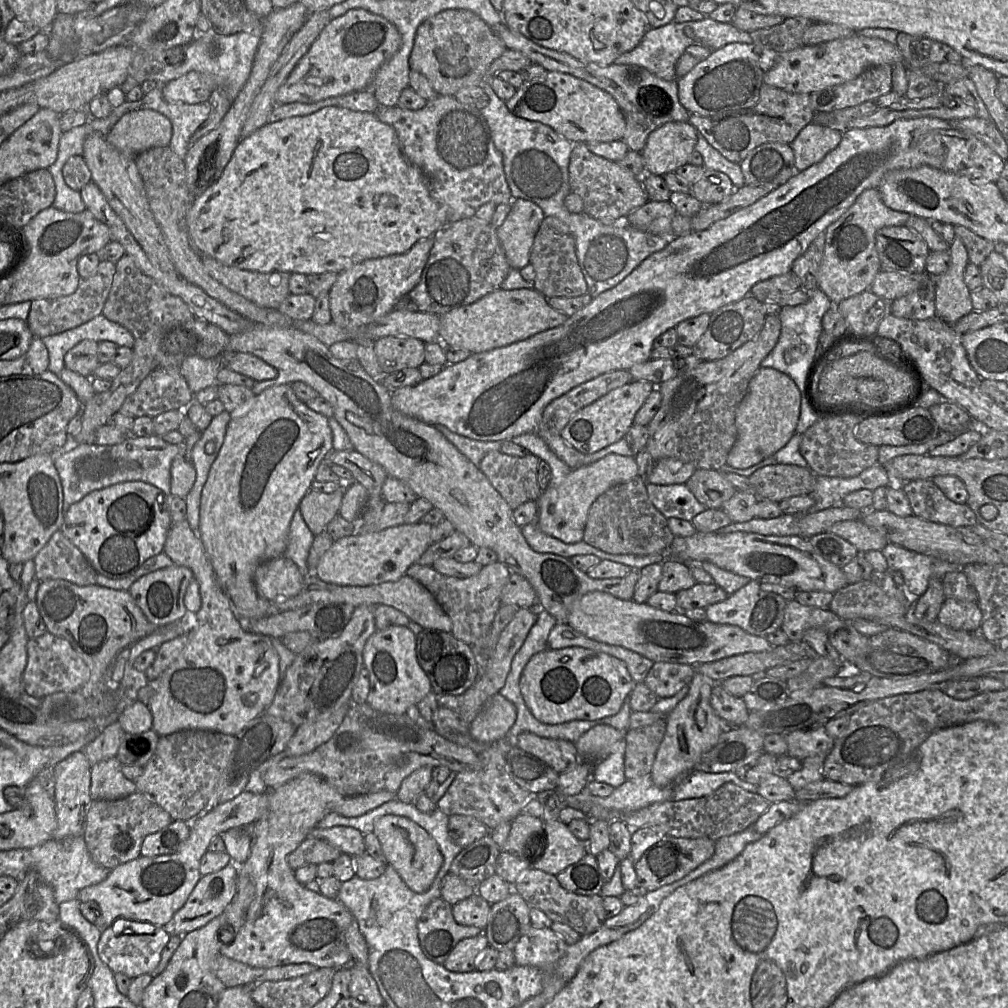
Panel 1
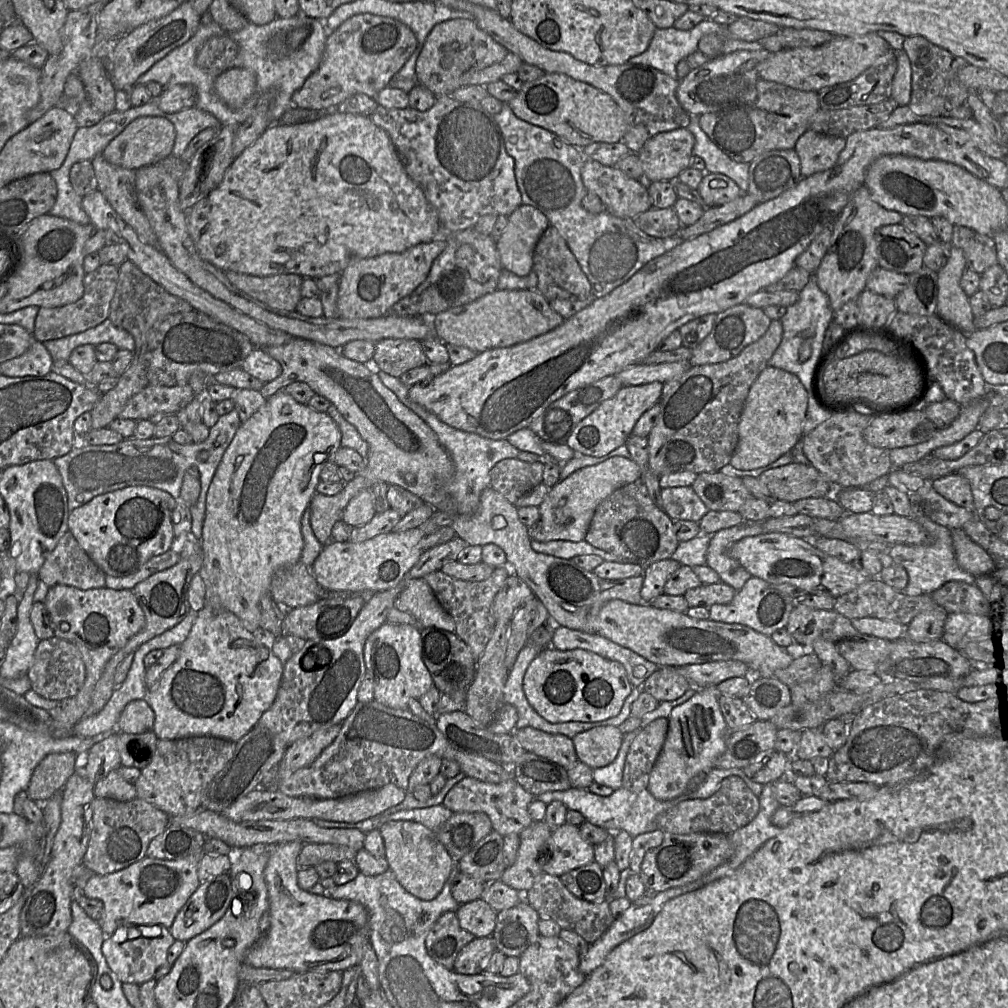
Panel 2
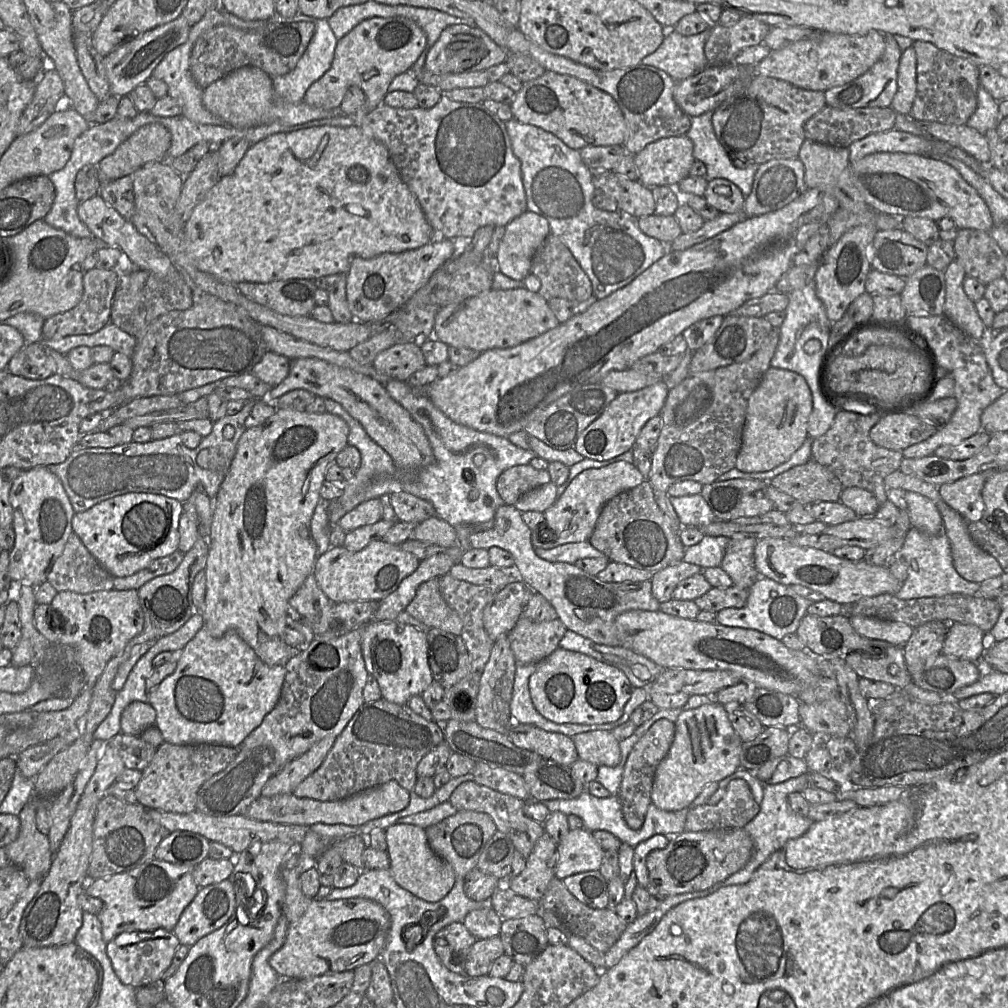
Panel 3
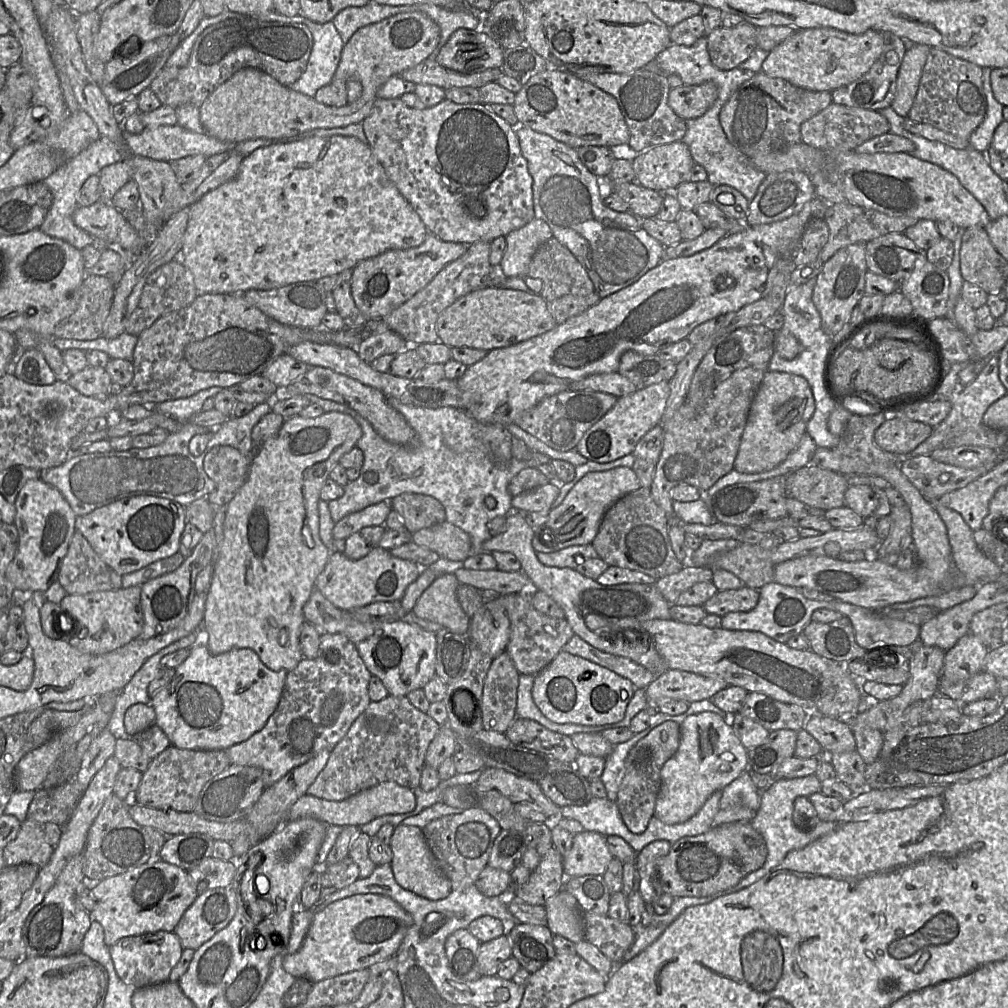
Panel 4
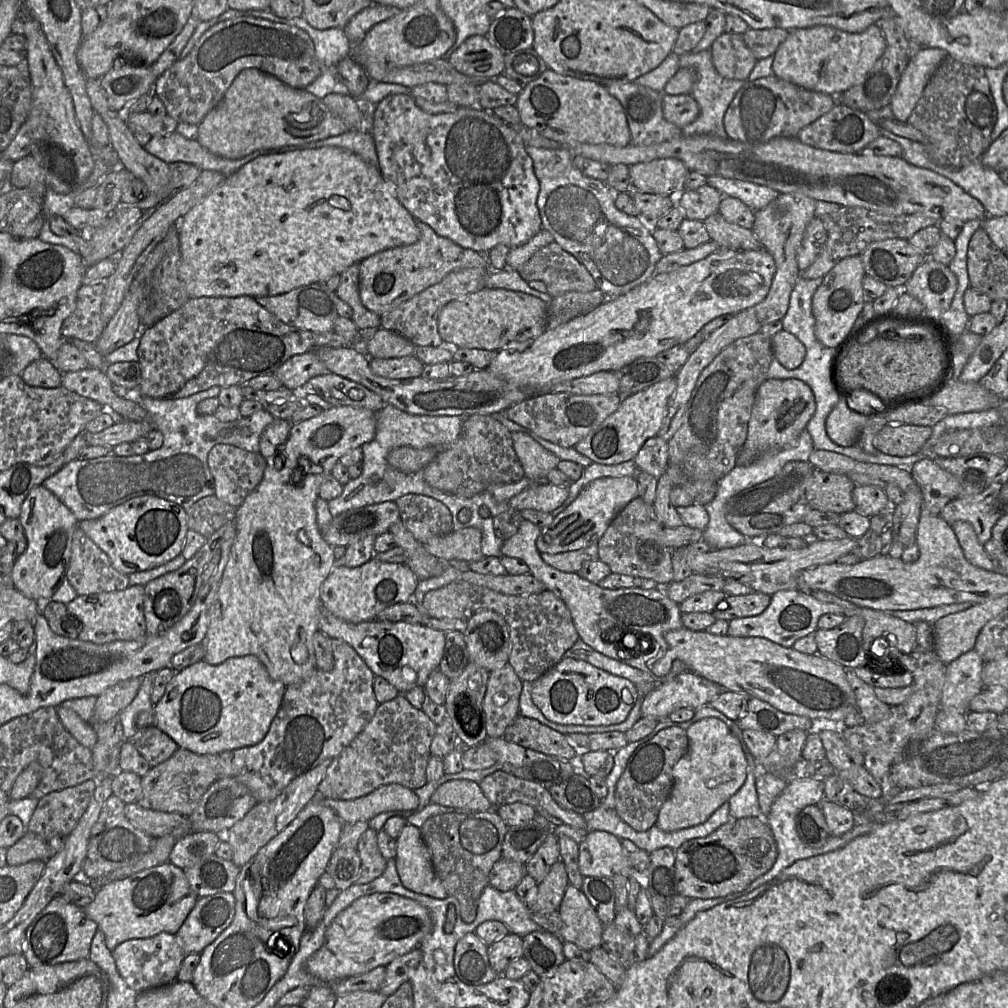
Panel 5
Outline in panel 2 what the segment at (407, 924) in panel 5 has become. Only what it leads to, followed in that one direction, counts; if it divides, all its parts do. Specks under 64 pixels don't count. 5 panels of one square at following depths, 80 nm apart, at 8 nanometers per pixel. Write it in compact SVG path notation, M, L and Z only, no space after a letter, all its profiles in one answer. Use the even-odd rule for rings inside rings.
M298 841L269 845L269 859L264 870L268 890L269 927L261 939L247 952L244 964L255 968L289 969L296 973L308 971L345 971L359 965L365 943L369 941L368 911L358 902L316 895L298 885L300 869L297 858L303 843Z

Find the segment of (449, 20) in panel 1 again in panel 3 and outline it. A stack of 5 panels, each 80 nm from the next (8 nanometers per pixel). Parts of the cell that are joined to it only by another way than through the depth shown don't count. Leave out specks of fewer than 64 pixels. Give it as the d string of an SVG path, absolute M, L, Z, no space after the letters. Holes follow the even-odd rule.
M466 24L451 25L441 32L427 53L424 69L437 75L476 72L505 62L507 54L481 29Z

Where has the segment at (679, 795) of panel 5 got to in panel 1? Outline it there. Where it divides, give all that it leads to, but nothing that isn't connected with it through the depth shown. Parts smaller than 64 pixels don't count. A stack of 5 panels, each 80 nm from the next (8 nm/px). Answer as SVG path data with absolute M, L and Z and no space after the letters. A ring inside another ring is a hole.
M695 672L688 685L687 695L666 716L666 730L650 772L653 783L660 788L673 786L689 772L702 755L712 749L725 731L725 722L713 710L710 697L713 681Z

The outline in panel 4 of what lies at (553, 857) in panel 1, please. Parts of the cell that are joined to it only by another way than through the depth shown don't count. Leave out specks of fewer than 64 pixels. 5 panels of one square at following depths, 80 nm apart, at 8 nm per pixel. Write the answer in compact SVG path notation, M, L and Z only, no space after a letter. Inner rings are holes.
M583 830L573 836L570 851L562 856L563 872L567 878L588 874L603 875L613 857L606 836Z

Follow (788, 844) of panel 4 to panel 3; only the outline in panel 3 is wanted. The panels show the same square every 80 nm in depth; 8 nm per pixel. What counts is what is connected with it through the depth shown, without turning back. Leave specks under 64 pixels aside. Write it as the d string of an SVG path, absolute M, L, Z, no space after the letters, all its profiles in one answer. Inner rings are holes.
M807 773L781 783L764 785L763 799L760 803L758 814L742 827L753 840L754 849L752 856L741 870L720 882L720 887L747 883L758 867L764 863L772 853L783 847L788 840L798 838L810 829L815 822L795 814L788 803L789 794L802 792L809 785L811 785L811 782Z

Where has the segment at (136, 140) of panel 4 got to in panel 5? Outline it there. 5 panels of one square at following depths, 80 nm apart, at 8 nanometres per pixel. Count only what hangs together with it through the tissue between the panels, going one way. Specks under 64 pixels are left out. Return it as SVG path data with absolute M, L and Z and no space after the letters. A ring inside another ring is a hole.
M177 131L168 136L152 136L143 147L151 155L167 164L186 162L199 167L201 170L213 170L230 176L246 163L265 153L276 151L255 151L241 161L227 159L212 154L203 148L196 139L188 139Z

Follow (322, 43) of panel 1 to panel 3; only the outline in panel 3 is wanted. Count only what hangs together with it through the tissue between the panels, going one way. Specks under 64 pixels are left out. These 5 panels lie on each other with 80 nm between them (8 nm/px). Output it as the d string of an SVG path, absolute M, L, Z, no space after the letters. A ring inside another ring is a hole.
M375 17L362 21L338 40L329 70L307 89L303 102L324 110L339 110L349 87L358 86L373 111L383 102L392 80L409 71L426 46L423 30L405 17Z

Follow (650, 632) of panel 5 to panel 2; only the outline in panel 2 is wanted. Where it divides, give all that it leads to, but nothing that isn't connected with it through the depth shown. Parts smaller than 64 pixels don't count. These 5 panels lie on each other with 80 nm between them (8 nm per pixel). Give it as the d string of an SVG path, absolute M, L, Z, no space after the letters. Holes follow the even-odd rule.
M488 487L482 491L479 508L474 514L452 515L451 527L454 529L456 536L463 539L468 545L483 546L486 544L495 544L503 549L507 558L507 563L504 566L508 567L509 575L516 574L531 588L534 596L546 607L550 619L557 625L588 634L597 634L598 615L601 608L607 602L611 600L622 600L635 605L648 604L642 599L640 593L643 584L643 573L639 576L620 580L602 579L597 577L593 572L579 567L572 559L563 559L535 552L530 544L529 529L519 520L517 507L492 487Z

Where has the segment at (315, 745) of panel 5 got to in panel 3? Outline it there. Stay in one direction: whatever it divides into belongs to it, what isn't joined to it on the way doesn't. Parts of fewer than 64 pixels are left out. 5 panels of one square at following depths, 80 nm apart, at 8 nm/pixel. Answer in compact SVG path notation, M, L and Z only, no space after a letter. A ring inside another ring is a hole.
M363 628L338 637L317 635L305 650L297 651L285 664L286 674L277 704L240 747L271 748L277 772L321 739L340 735L365 703L363 688L368 672L361 647Z

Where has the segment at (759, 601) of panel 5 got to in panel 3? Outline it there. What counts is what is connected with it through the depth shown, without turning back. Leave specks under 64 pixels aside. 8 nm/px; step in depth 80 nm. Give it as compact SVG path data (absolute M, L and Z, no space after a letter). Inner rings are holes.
M730 586L727 588L712 587L704 595L696 598L694 602L701 610L717 613L725 608L742 608L749 595L747 588Z

